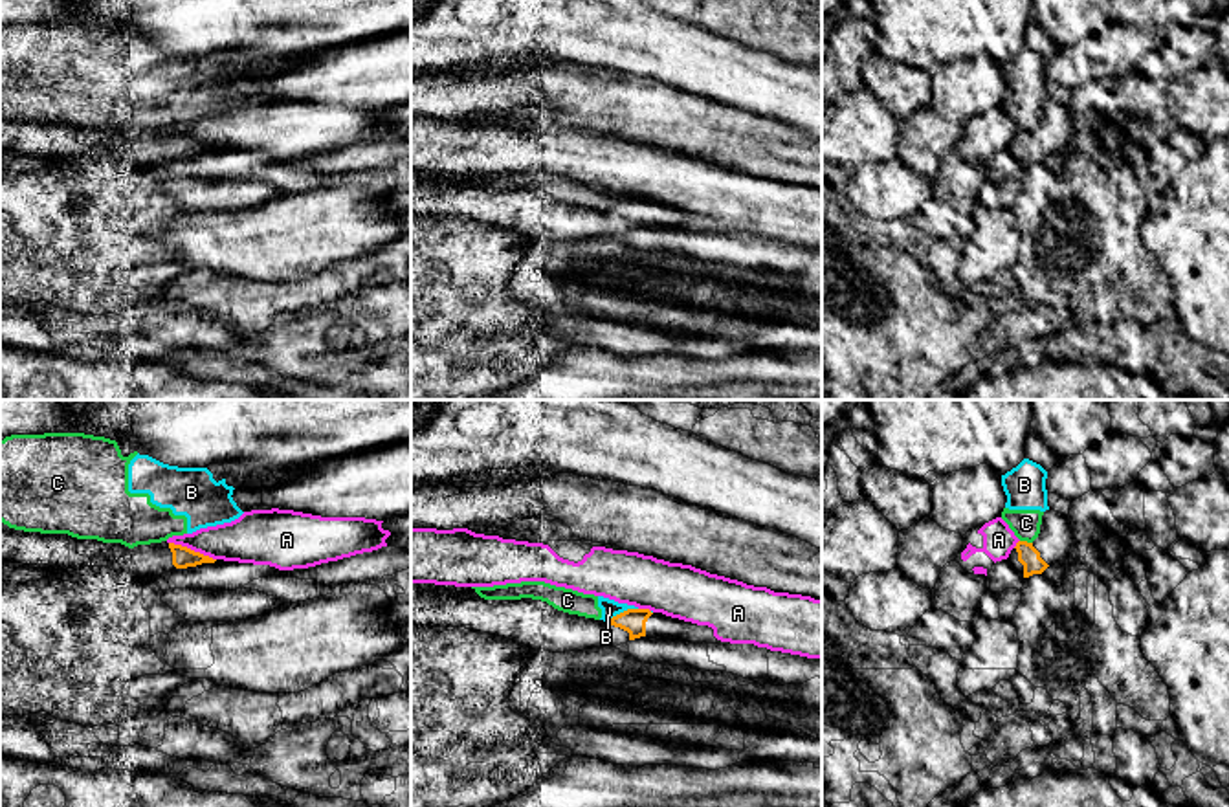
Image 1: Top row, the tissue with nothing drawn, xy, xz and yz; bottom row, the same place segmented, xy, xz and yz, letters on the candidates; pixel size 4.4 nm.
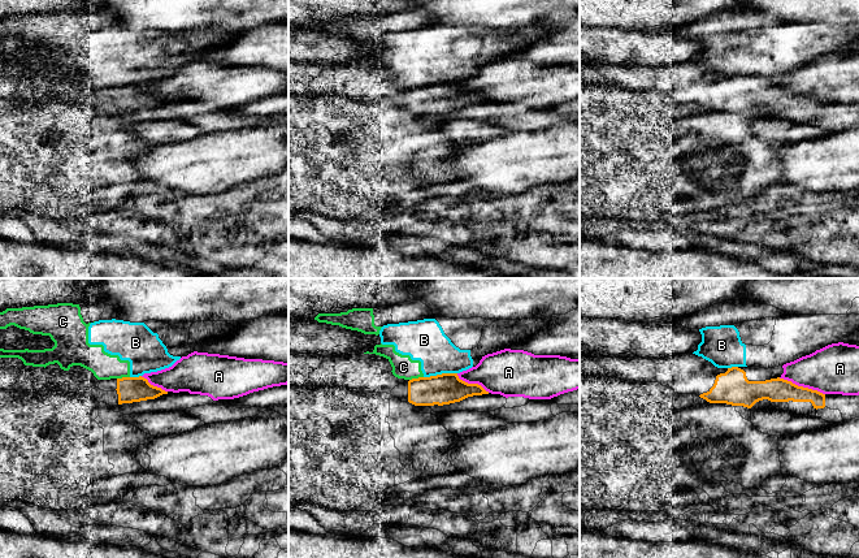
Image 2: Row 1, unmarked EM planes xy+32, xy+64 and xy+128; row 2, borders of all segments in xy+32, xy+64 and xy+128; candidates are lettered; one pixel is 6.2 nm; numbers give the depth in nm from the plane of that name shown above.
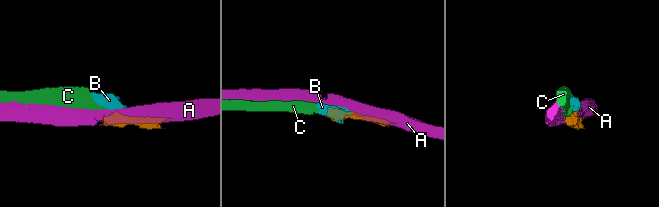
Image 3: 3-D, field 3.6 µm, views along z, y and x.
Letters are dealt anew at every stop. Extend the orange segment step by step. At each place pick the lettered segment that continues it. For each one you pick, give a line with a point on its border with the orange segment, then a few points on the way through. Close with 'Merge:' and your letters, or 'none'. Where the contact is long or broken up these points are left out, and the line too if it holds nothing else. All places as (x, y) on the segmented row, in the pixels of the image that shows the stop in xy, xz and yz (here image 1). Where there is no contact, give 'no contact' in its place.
Merge: none

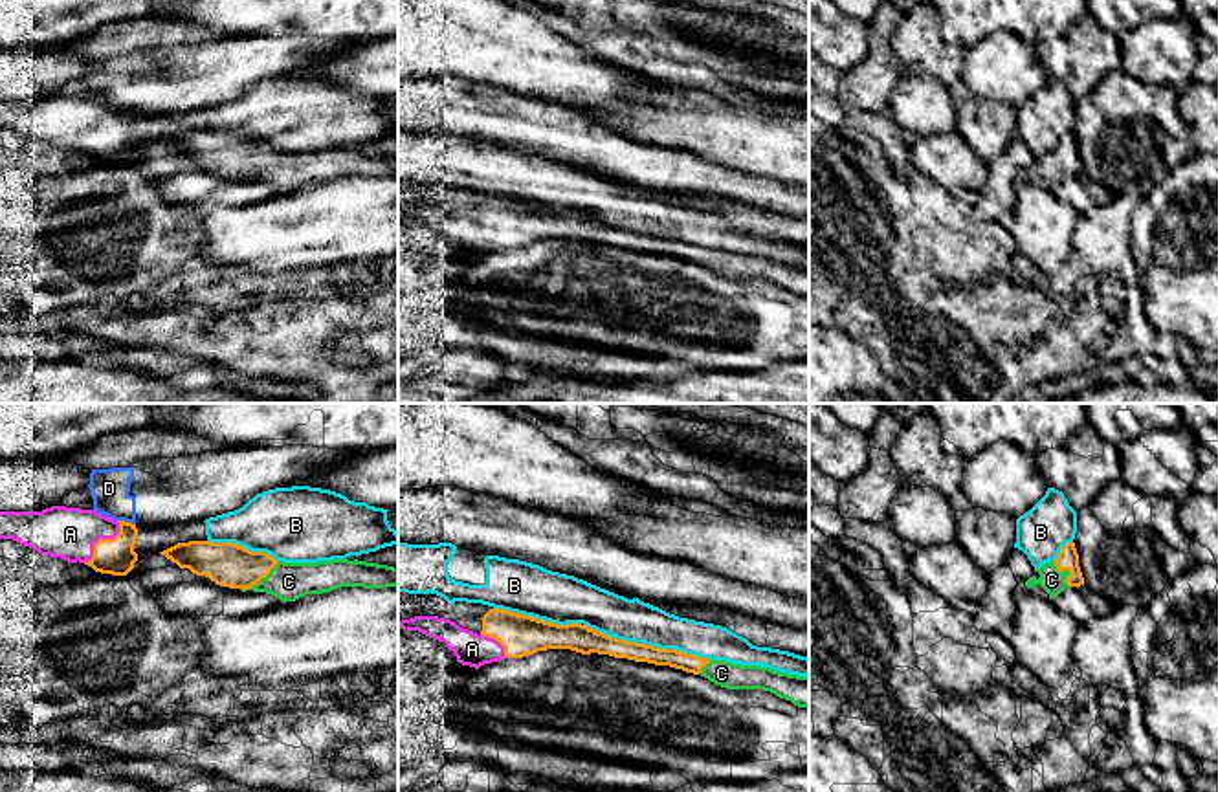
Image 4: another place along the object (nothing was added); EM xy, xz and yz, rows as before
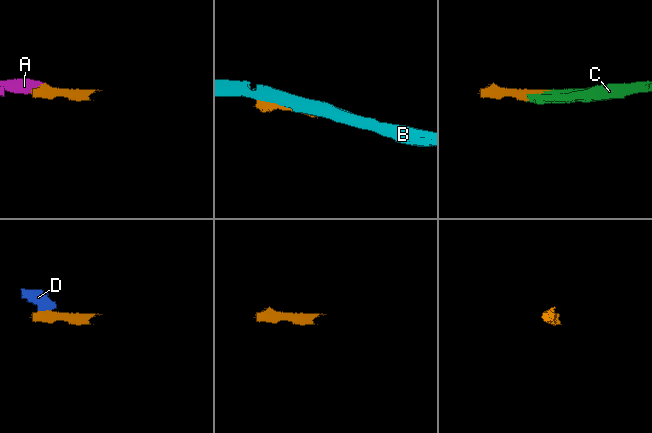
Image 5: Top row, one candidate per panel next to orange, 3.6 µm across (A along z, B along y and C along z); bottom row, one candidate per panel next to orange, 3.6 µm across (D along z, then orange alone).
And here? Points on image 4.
A: contact xy (101, 539)
C: contact xy (259, 580); way xy (230, 565), (250, 571), (259, 580), (288, 582)
Merge: A, C

